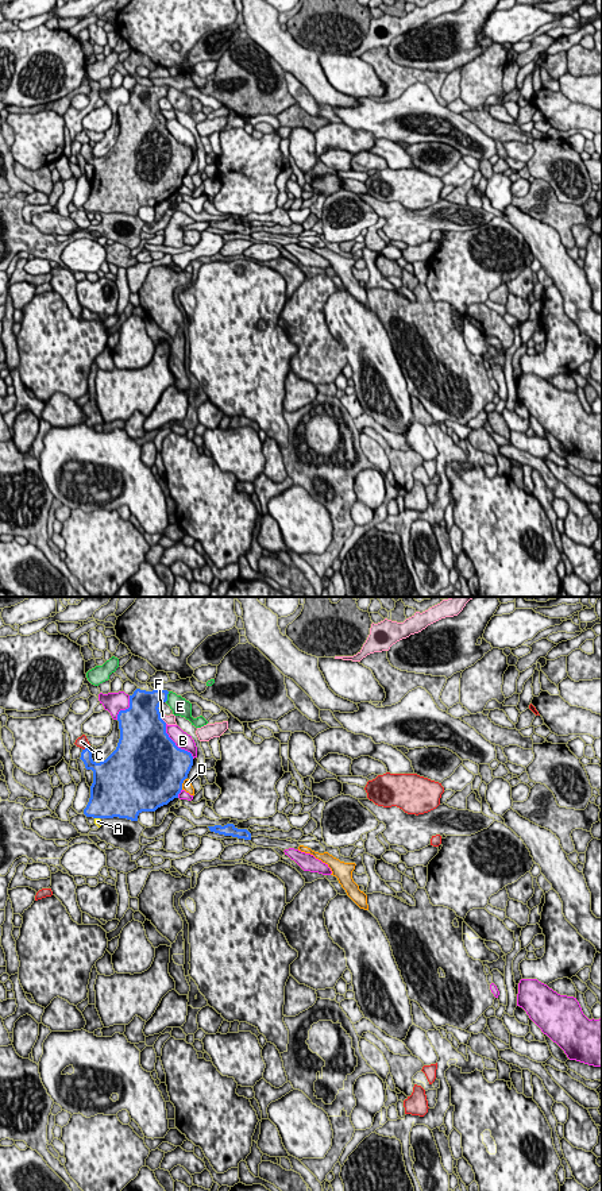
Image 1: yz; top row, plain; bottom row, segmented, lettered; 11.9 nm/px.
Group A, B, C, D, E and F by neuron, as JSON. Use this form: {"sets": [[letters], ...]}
{"sets": [["A"], ["B"], ["C"], ["D"], ["E"], ["F"]]}

